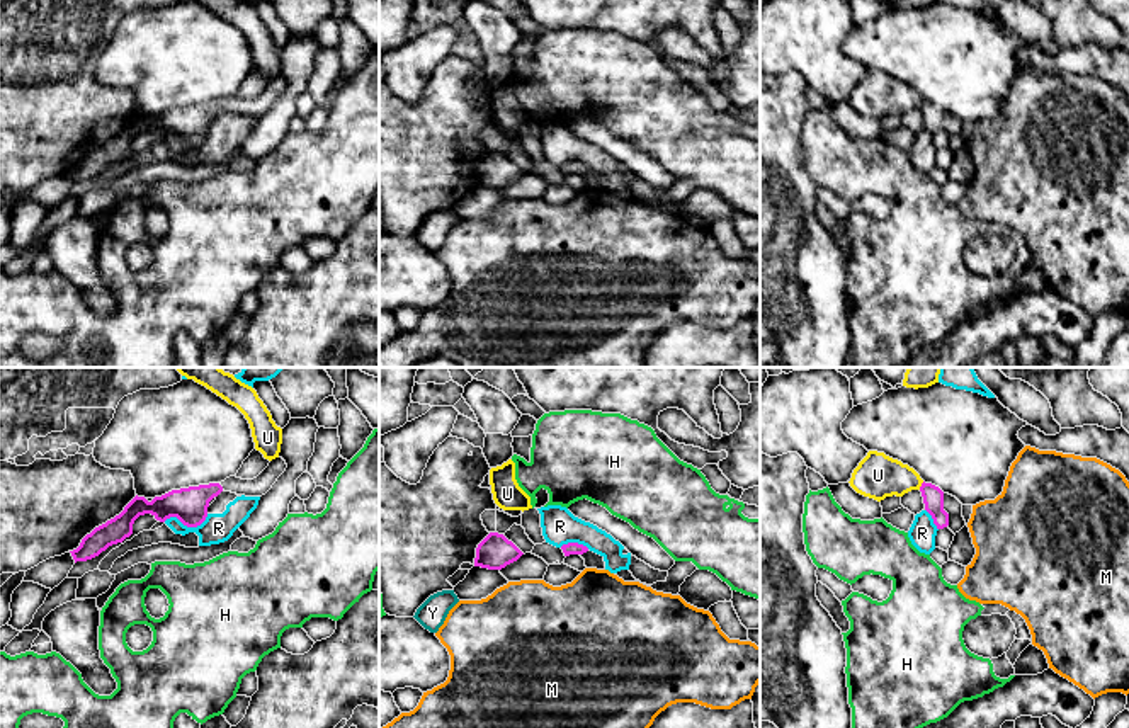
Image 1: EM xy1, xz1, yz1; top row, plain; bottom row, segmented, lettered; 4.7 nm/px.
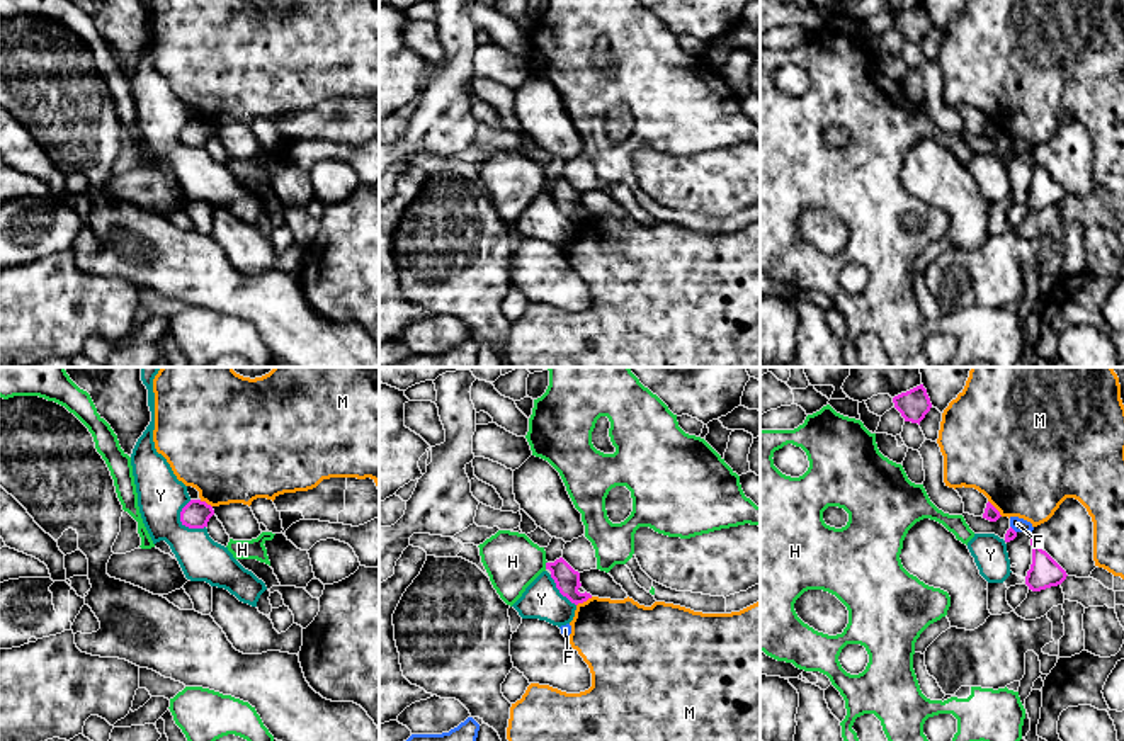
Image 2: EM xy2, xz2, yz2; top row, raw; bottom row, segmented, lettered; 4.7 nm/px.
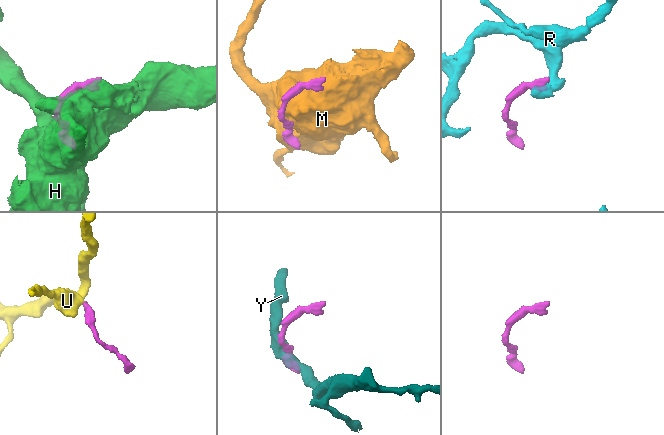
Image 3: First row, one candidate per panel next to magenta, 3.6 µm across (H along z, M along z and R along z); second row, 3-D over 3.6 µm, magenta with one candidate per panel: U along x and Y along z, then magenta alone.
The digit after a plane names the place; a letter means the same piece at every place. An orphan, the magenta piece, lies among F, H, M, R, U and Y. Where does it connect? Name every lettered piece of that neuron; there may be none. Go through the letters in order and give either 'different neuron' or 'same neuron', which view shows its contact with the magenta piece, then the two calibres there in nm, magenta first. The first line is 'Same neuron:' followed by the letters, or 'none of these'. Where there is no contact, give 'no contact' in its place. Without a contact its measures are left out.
Same neuron: none of these
F: different neuron; meets magenta in yz2; 50 nm thick on the magenta side, 70 nm on the other
H: different neuron; meets magenta in xz2; 120 nm thick on the magenta side, 260 nm on the other
M: different neuron; meets magenta in xz2; 120 nm thick on the magenta side, 380 nm on the other
R: different neuron; meets magenta in xy1; 170 nm thick on the magenta side, 140 nm on the other
U: different neuron; meets magenta in yz1; 100 nm thick on the magenta side, 200 nm on the other
Y: different neuron; meets magenta in xy2; 140 nm thick on the magenta side, 220 nm on the other

